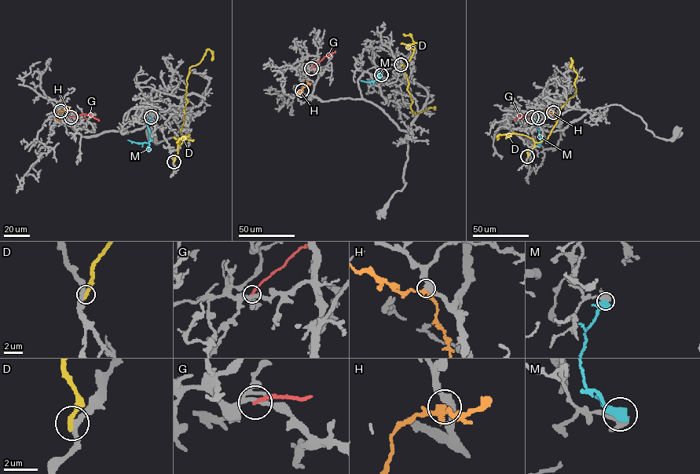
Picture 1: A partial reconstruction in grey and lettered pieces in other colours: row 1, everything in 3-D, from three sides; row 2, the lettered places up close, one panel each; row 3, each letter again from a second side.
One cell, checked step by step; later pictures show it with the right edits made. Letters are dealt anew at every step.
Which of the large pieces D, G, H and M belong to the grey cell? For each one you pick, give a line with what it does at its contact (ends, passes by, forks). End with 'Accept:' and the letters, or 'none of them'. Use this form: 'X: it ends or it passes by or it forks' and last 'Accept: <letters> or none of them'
Accept: none of them

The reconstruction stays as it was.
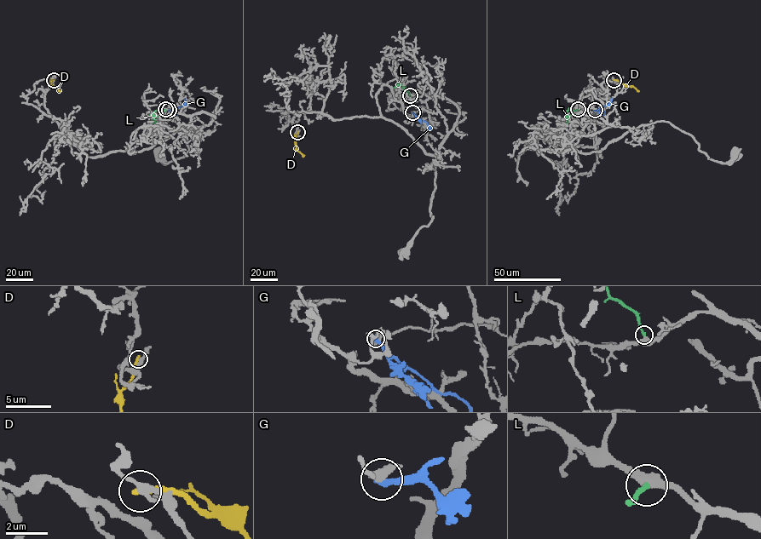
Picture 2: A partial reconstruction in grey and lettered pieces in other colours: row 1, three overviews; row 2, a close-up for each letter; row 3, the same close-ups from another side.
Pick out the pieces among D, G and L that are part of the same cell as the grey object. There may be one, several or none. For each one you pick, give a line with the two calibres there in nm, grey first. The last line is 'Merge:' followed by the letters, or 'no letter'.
L: 400/200 nm
Merge: L

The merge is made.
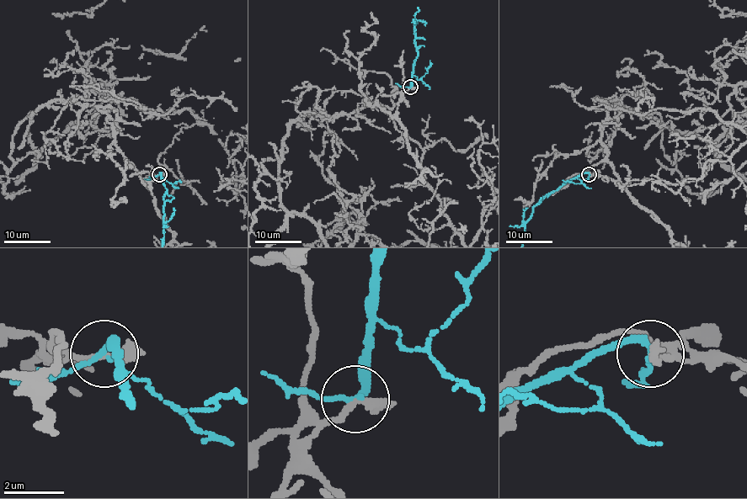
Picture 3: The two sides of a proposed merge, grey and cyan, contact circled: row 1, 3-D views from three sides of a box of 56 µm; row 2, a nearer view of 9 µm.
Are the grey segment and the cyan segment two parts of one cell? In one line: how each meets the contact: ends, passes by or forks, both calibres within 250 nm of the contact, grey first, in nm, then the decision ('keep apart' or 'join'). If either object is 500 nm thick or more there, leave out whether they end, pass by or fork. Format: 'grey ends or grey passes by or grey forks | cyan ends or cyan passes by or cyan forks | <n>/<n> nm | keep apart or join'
grey passes by | cyan passes by | 240/190 nm | keep apart

